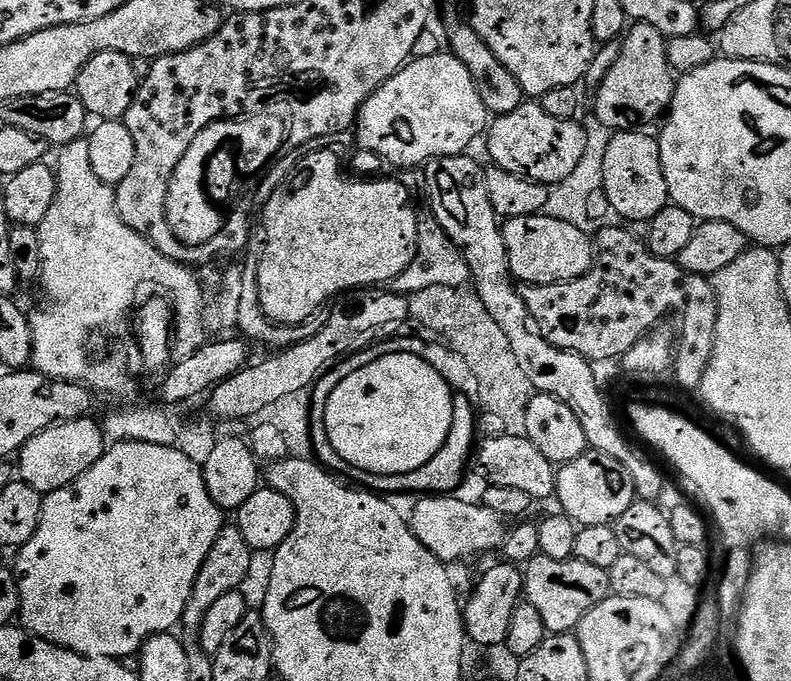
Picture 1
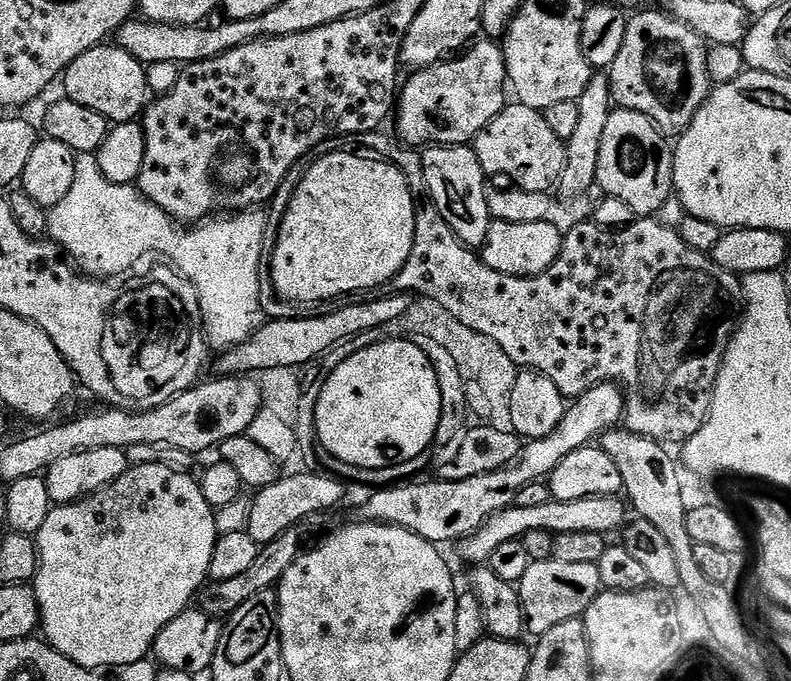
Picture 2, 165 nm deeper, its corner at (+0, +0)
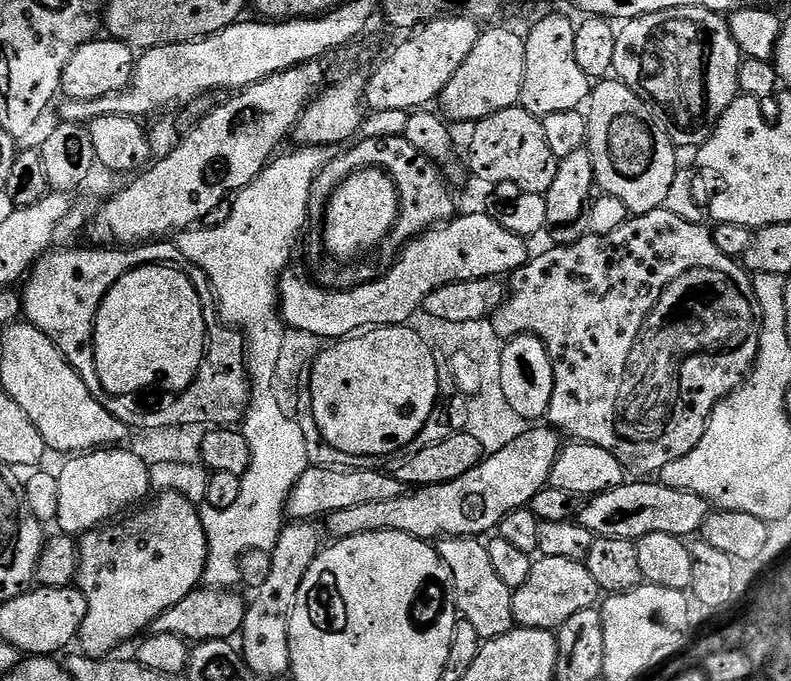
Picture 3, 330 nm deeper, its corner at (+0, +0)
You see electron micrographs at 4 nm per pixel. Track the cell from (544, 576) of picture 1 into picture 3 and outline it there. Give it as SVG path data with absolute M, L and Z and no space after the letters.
M540 556L533 559L526 582L522 582L522 586L512 593L514 618L519 627L551 632L561 628L572 615L578 614L578 610L597 607L601 596L598 582L594 582L587 563L570 558Z

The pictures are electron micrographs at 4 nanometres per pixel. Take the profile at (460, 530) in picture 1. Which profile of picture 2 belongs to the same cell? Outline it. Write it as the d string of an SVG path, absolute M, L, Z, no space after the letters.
M595 496L594 498L578 498L574 502L562 502L550 499L542 506L518 506L513 504L510 508L498 510L487 522L473 532L471 536L464 537L462 547L464 556L469 560L469 565L487 565L490 554L494 549L505 542L523 540L530 530L546 530L553 534L574 534L574 530L590 530L611 534L625 523L624 508L626 504L620 496Z

